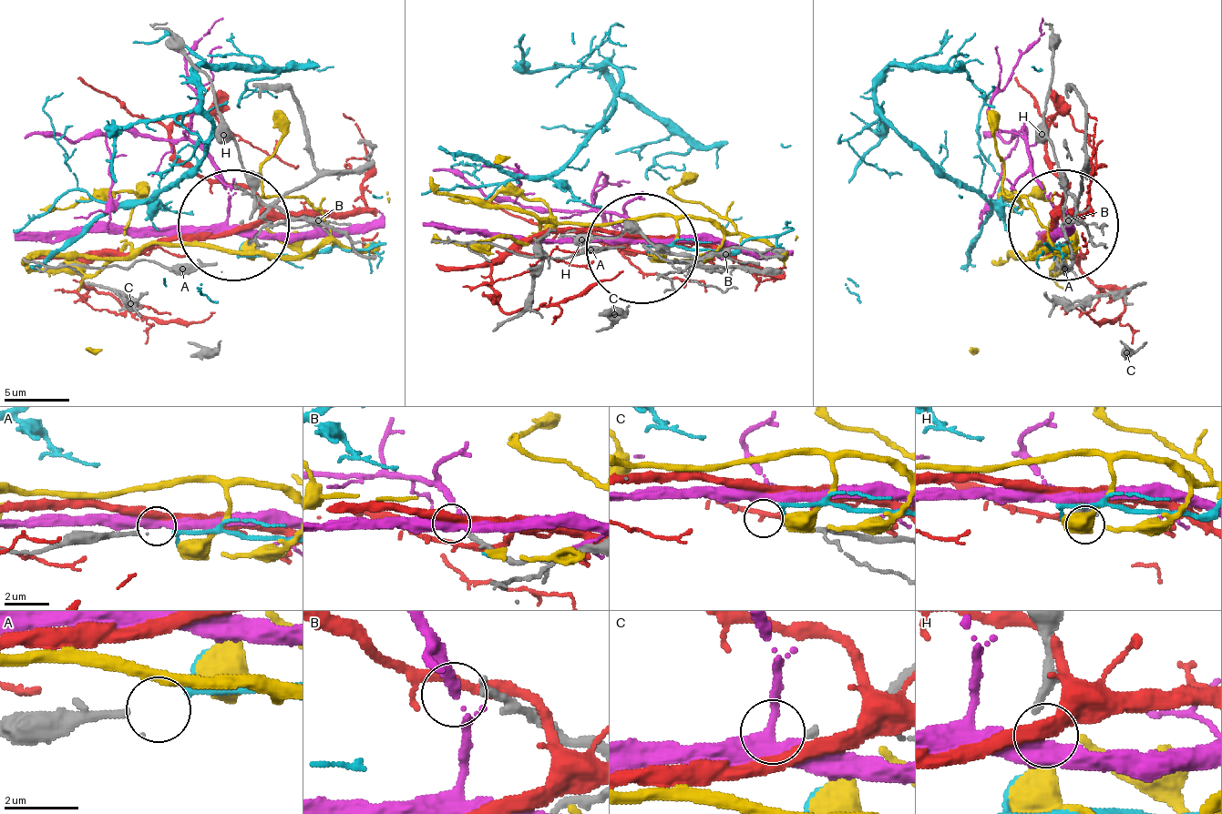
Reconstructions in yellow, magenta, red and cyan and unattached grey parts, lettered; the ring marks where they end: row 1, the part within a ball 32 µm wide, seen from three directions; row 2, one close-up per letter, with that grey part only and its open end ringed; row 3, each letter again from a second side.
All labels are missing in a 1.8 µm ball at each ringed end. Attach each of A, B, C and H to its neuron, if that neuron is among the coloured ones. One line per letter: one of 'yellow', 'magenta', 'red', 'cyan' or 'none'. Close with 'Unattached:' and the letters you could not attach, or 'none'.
A: cyan
B: none
C: none
H: yellow
Unattached: B, C

